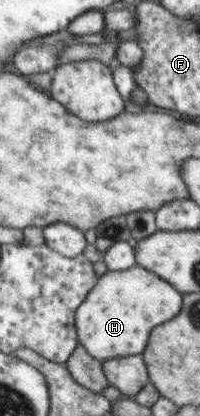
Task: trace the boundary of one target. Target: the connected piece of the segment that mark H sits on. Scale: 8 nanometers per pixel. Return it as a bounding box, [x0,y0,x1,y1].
[76,265,182,362]

